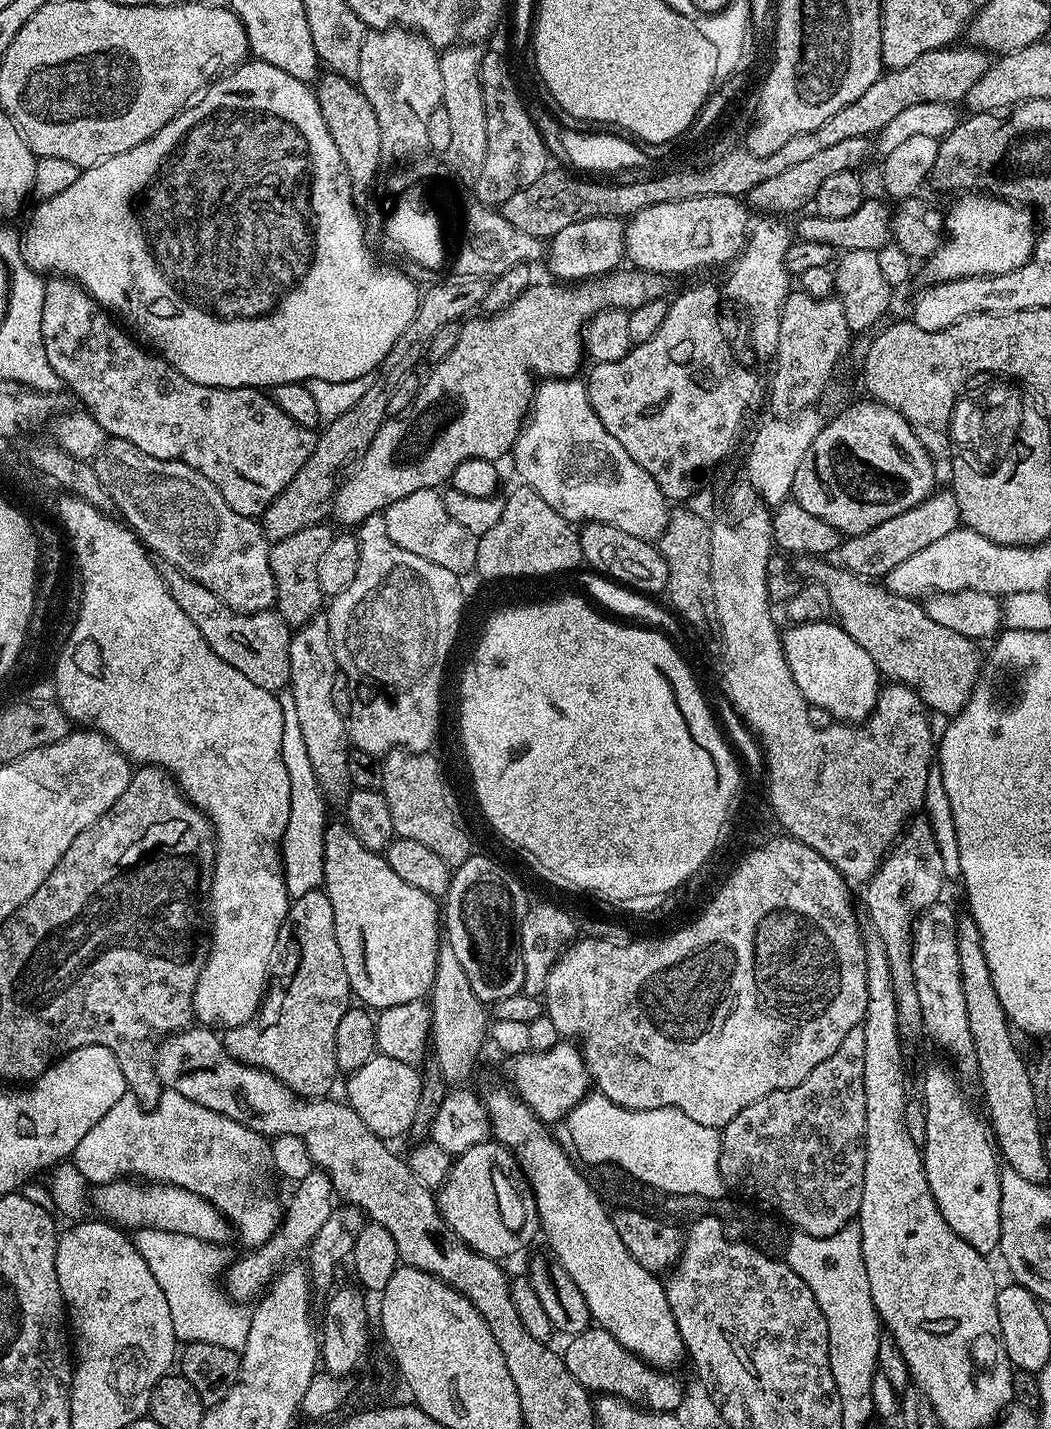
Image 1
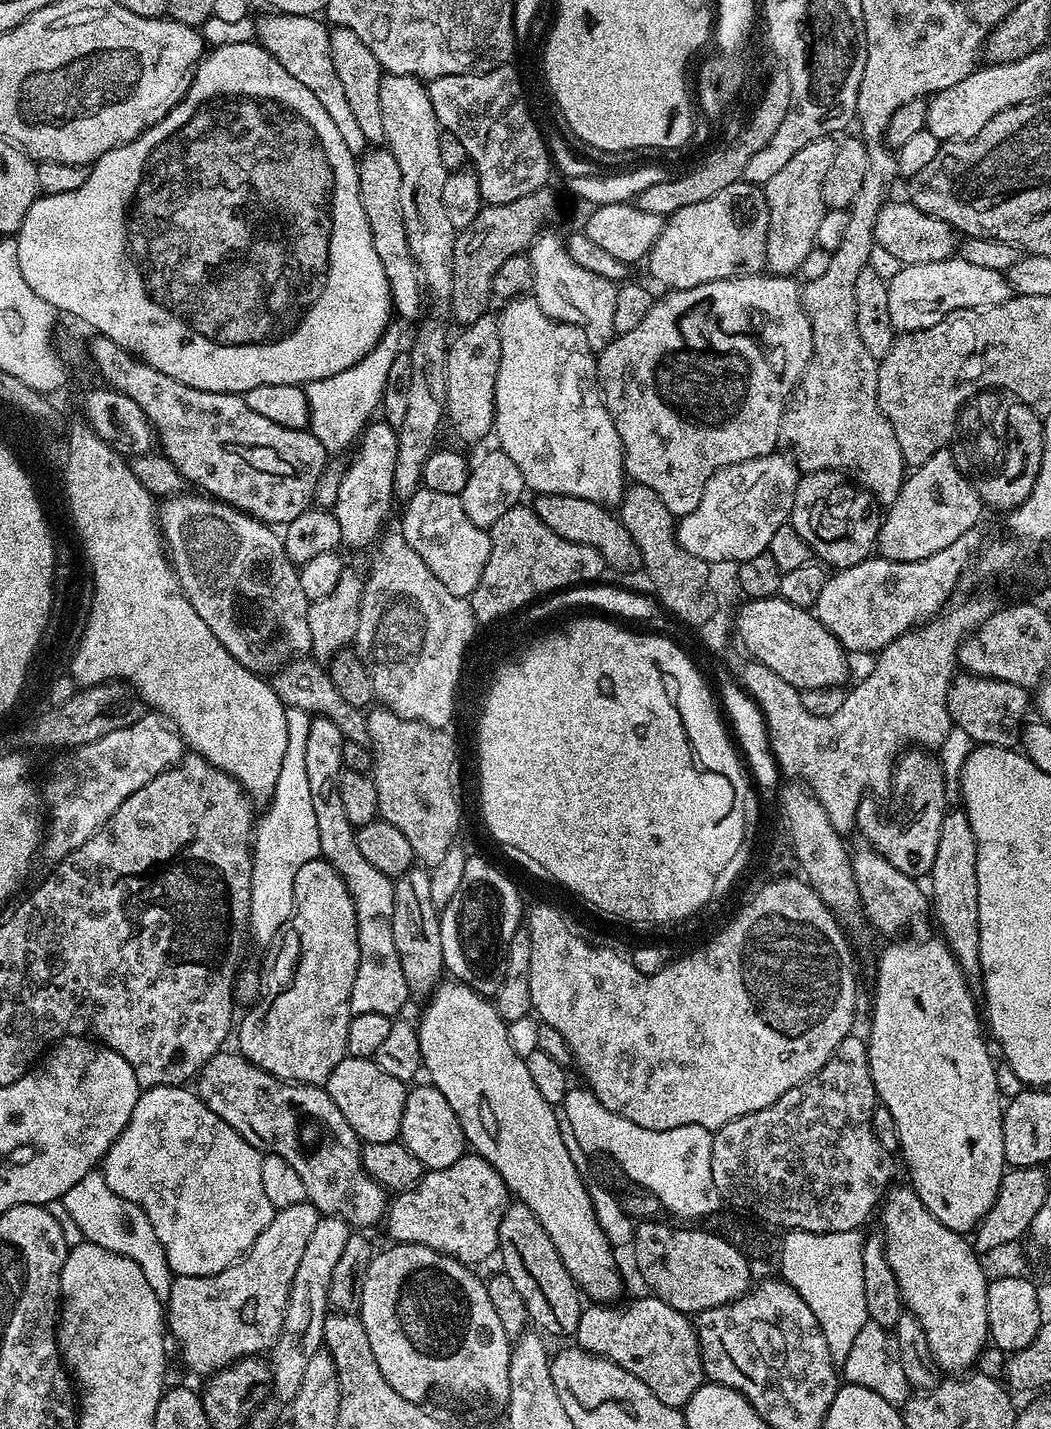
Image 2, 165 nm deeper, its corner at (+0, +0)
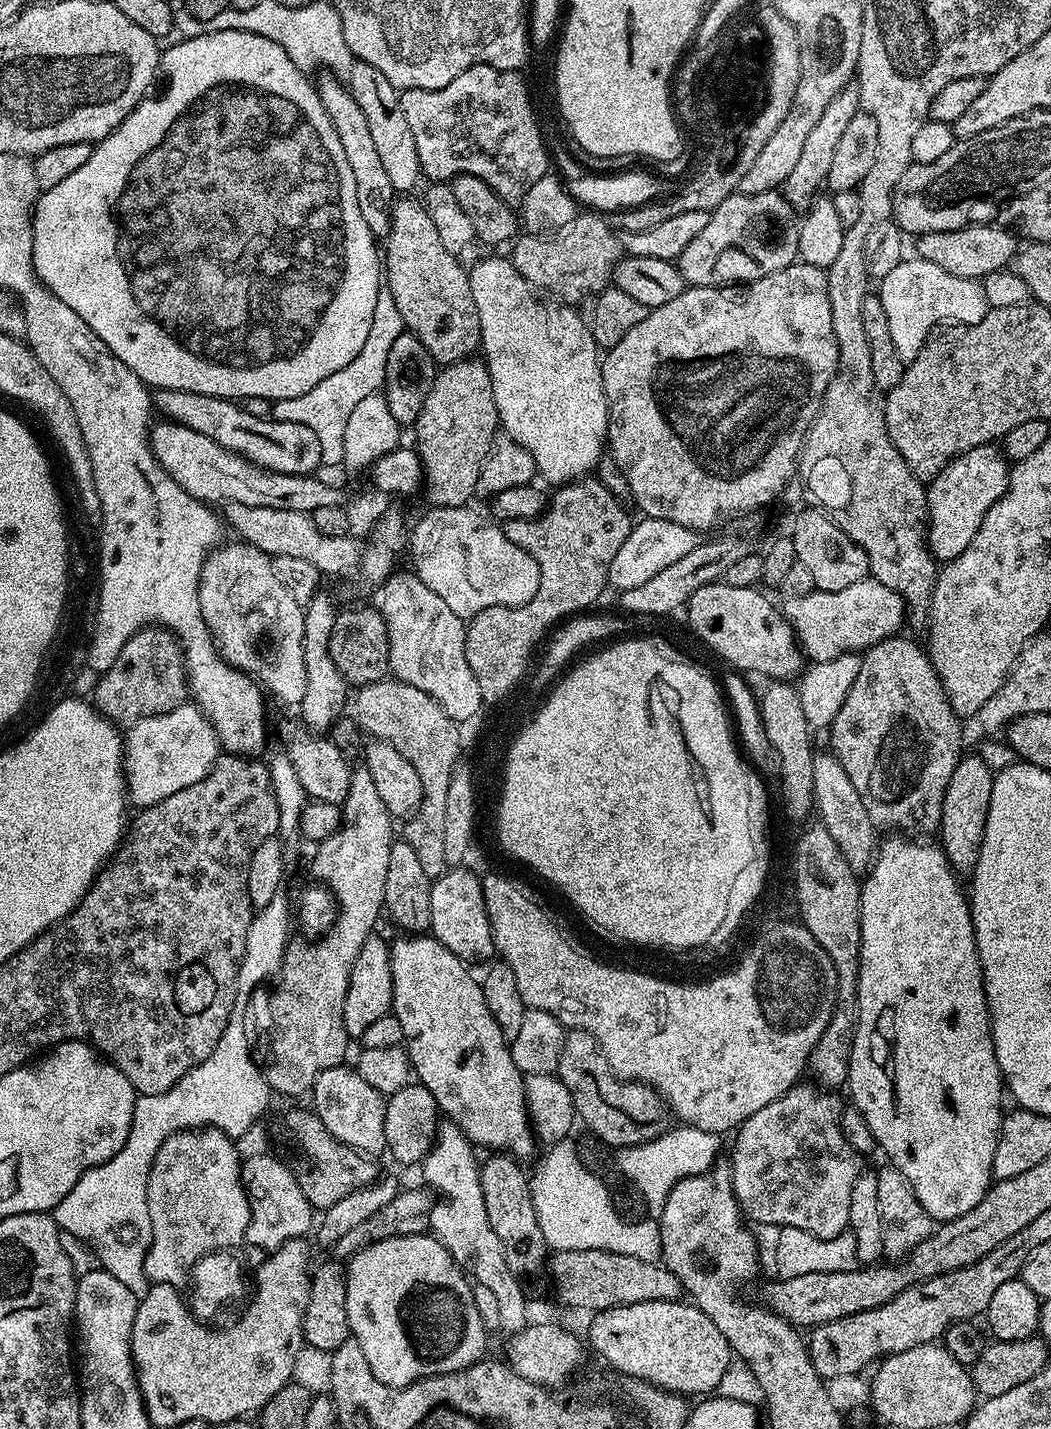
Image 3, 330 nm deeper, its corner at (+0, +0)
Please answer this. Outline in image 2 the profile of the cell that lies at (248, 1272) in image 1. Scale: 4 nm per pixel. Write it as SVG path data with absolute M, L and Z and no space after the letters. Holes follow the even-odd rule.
M307 1202L281 1208L273 1215L270 1226L258 1234L252 1249L226 1270L213 1276L176 1276L173 1279L166 1301L166 1328L174 1344L176 1339L185 1366L194 1375L207 1378L244 1356L260 1356L276 1345L284 1325L290 1286L294 1282L294 1273L298 1271L298 1261L320 1219L319 1210Z

